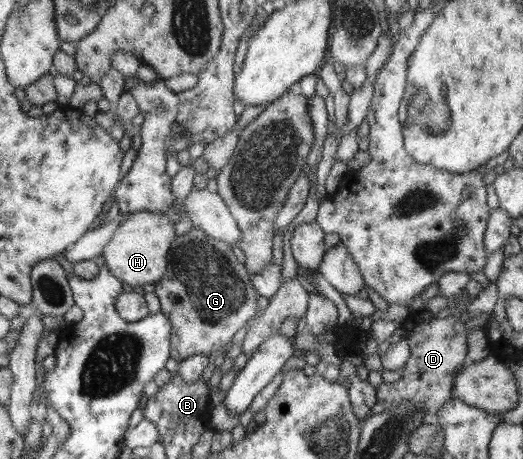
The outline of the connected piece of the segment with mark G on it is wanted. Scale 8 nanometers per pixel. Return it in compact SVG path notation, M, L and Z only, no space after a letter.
M192 228L172 242L165 273L155 286L153 292L160 300L161 312L171 325L170 358L179 362L195 354L208 356L211 351L219 352L238 330L248 327L260 312L257 306L260 294L252 286L251 274L245 265L236 259L226 242L211 238L199 229Z

